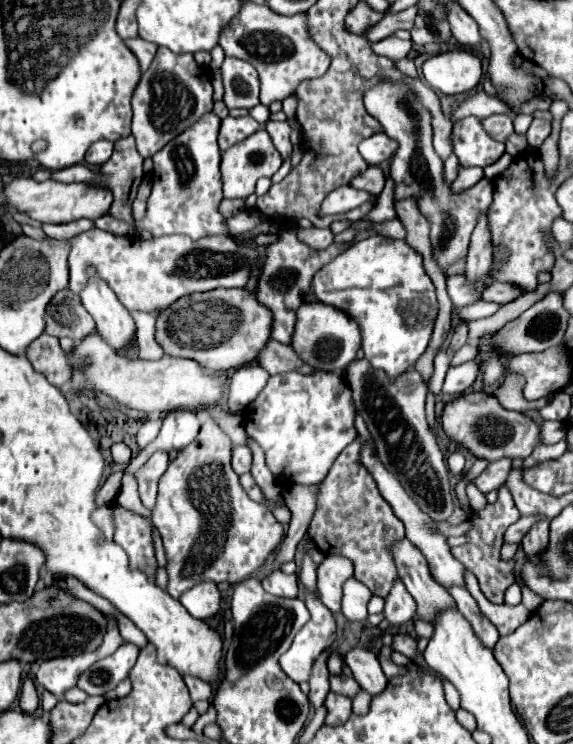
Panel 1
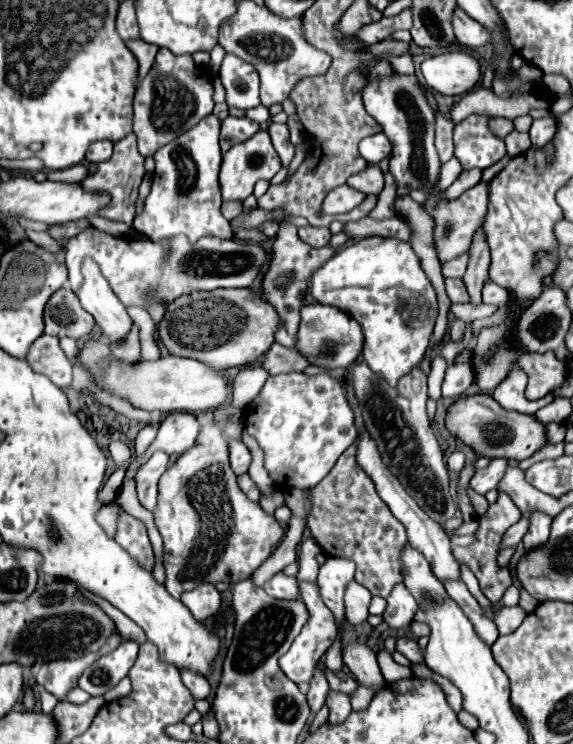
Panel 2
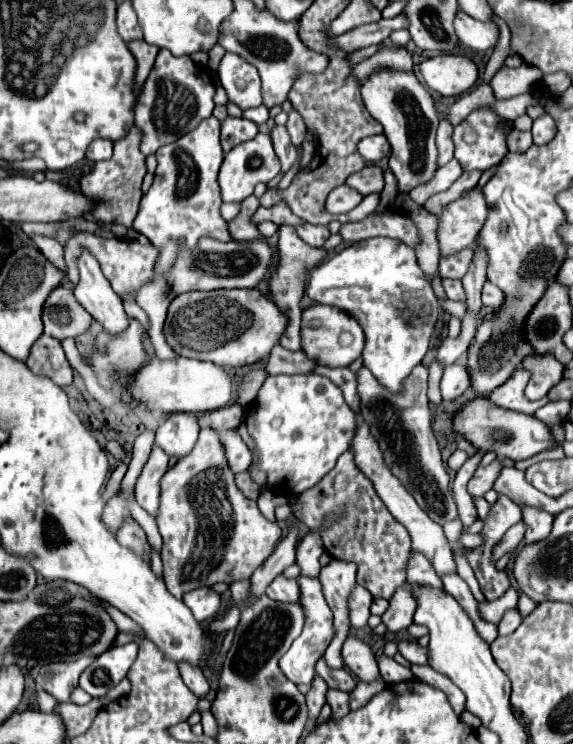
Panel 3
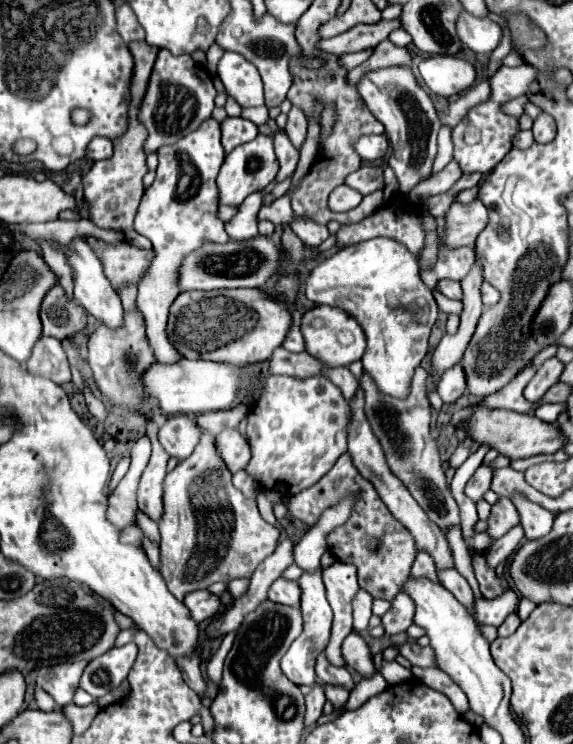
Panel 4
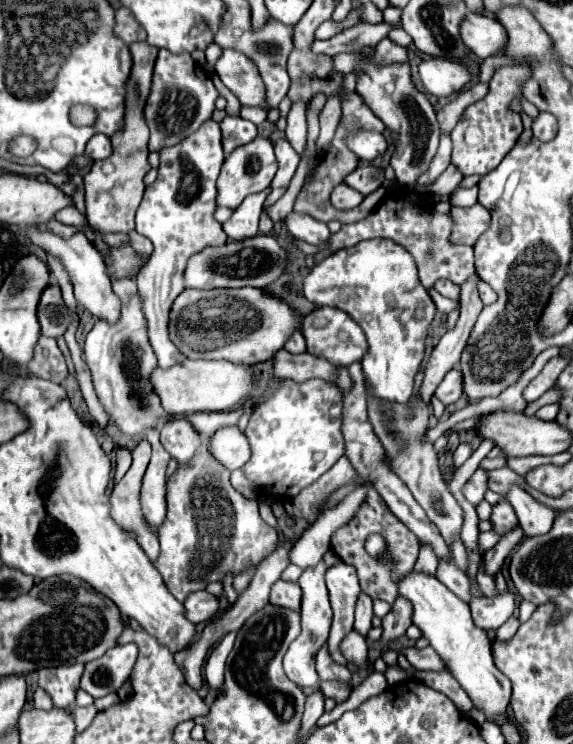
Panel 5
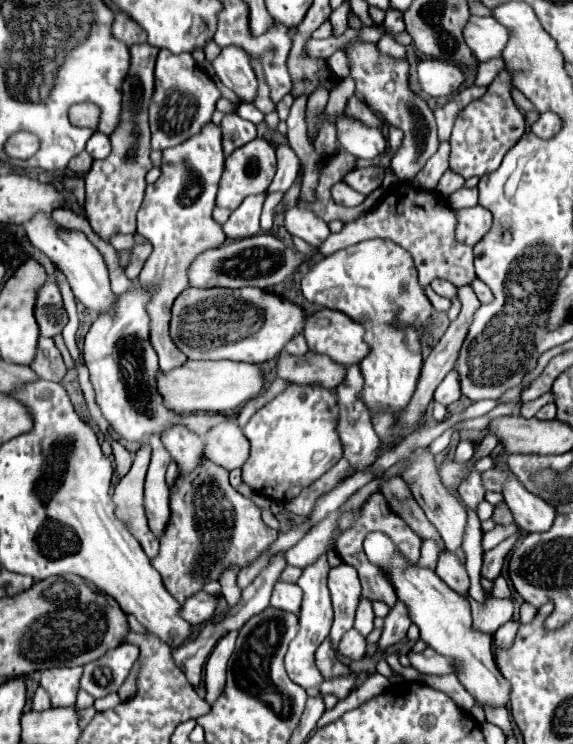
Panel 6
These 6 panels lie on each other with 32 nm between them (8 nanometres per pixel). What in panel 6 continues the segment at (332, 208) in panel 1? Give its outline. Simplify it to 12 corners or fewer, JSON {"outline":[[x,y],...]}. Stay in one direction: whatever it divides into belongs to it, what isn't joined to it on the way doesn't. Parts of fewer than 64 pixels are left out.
{"outline":[[348,184],[332,186],[336,204],[358,206],[366,196],[352,190]]}

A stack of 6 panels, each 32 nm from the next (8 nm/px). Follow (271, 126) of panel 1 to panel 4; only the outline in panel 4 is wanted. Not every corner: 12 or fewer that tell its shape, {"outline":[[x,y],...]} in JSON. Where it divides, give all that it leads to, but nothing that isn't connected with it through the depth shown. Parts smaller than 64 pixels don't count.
{"outline":[[284,132],[274,136],[278,184],[294,174],[298,150]]}

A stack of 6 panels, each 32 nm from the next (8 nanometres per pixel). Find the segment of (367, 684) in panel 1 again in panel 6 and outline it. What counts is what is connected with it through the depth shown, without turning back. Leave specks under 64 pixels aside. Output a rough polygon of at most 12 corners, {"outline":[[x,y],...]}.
{"outline":[[354,628],[342,636],[338,652],[360,660],[366,652],[366,640]]}

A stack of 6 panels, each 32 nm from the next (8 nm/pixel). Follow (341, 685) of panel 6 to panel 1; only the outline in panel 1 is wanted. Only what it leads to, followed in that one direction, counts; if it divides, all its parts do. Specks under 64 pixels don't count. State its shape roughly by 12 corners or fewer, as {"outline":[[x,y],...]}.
{"outline":[[330,692],[326,724],[344,724],[350,714],[350,698]]}

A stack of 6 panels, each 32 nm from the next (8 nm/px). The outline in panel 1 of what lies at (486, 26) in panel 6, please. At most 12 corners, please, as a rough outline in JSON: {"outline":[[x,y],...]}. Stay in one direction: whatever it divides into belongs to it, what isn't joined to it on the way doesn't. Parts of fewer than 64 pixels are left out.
{"outline":[[456,2],[448,12],[454,38],[464,46],[484,42],[474,18]]}

